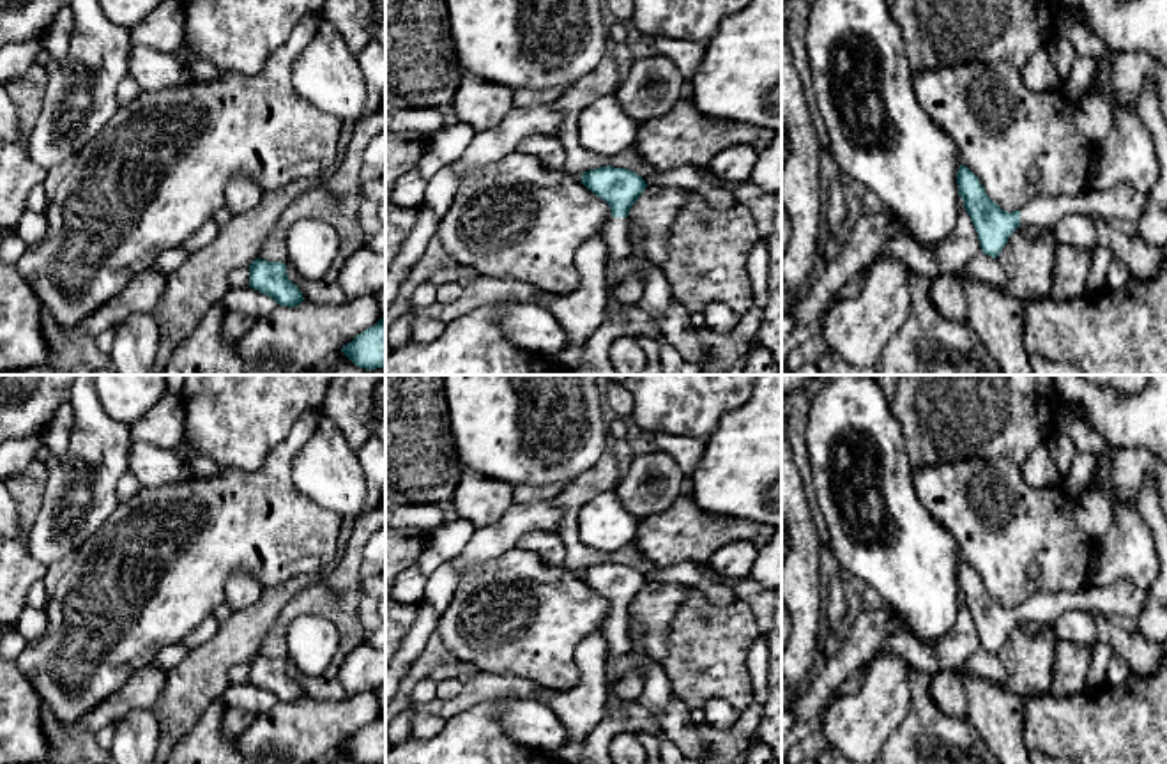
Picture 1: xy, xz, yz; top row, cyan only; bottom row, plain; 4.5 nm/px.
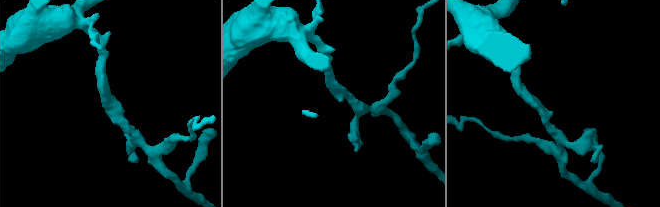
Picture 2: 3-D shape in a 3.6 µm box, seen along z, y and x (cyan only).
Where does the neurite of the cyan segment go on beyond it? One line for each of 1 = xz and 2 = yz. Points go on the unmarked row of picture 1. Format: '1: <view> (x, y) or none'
1: xz (616, 628)
2: yz (1123, 598)

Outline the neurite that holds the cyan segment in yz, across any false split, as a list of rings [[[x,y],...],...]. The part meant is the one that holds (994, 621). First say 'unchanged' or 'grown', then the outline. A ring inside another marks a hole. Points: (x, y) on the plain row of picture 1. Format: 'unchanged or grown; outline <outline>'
grown; outline [[[964,561],[957,568],[958,592],[978,628],[980,644],[997,654],[1008,633],[1020,621],[1054,623],[1063,612],[1082,608],[1105,615],[1125,615],[1132,623],[1142,614],[1146,591],[1123,578],[1112,585],[1089,585],[1084,591],[1036,594],[1020,607],[1006,608],[988,594],[980,575]]]

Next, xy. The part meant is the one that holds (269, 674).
unchanged; outline [[[256,654],[249,661],[249,681],[272,693],[279,702],[294,704],[304,697],[297,681],[288,676],[286,661]]]

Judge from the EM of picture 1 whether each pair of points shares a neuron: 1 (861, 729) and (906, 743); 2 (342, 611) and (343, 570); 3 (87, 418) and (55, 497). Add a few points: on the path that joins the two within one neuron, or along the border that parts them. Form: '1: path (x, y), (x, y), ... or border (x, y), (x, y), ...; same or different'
1: border (909, 701), (900, 725), (883, 745); different
2: path (342, 600), (343, 580); same
3: path (87, 437), (87, 450), (62, 478); same

